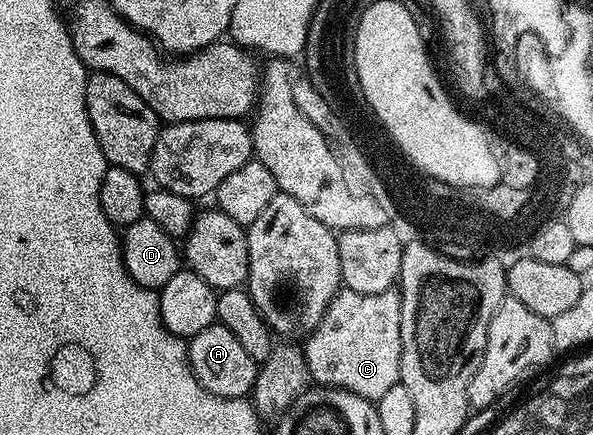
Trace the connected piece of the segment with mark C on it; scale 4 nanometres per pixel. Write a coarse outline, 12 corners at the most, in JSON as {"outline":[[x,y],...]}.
{"outline":[[338,291],[304,340],[314,384],[401,377],[401,292]]}

